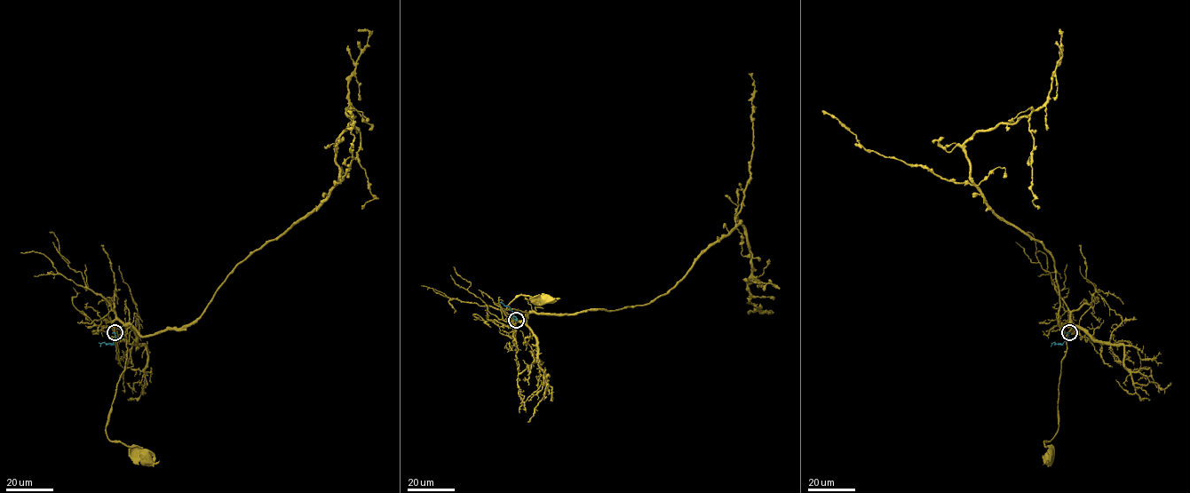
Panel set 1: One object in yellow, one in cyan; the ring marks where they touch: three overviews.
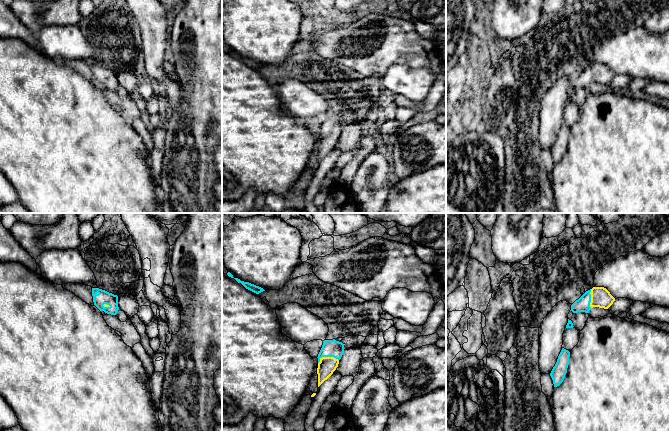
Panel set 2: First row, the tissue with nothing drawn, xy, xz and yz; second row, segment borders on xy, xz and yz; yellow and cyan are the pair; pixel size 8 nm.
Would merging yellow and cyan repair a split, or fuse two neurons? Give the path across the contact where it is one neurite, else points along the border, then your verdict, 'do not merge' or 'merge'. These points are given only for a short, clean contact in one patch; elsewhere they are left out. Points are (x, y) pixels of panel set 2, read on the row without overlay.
runs through xz (327, 141), (327, 133), (331, 128), (331, 124); merge

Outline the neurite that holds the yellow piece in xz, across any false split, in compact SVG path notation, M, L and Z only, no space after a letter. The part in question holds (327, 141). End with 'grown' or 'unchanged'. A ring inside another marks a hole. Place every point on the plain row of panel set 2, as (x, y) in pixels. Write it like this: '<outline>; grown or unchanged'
M324 116L322 124L318 130L318 163L327 156L336 146L344 129L342 118L333 116Z; grown

